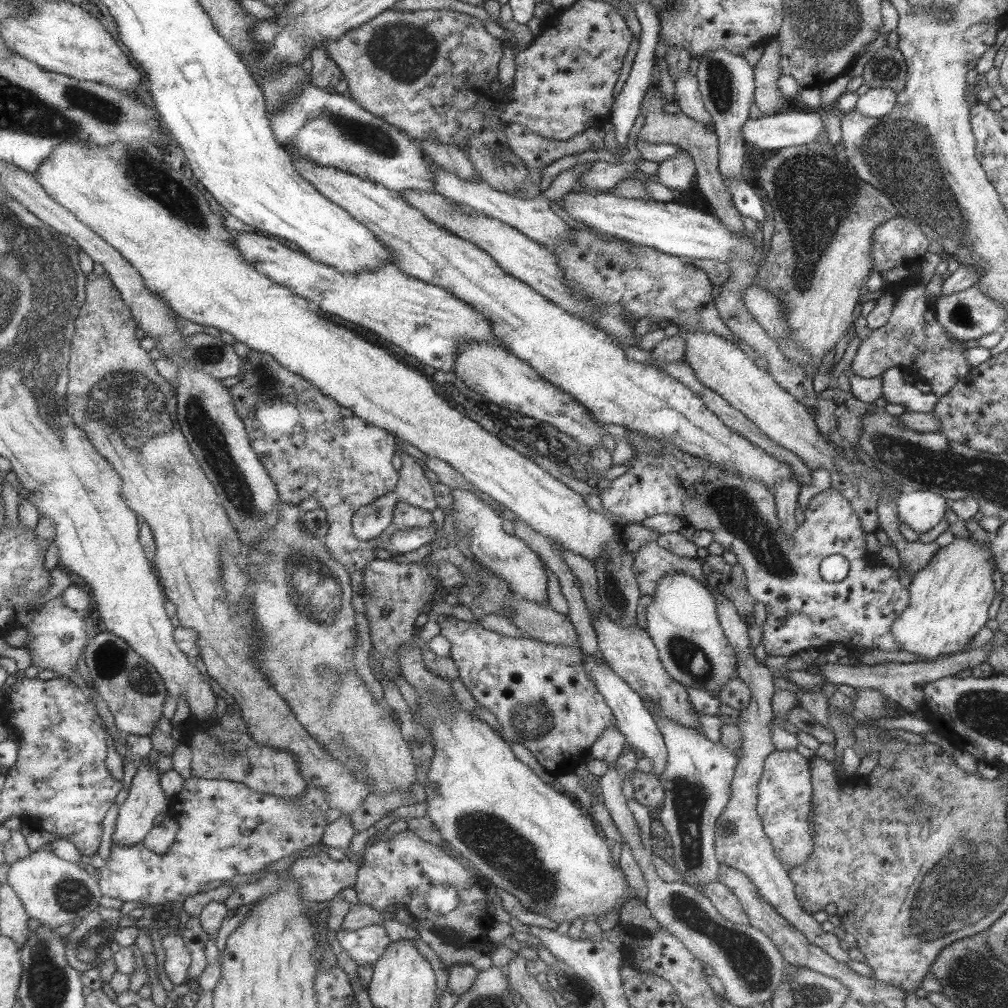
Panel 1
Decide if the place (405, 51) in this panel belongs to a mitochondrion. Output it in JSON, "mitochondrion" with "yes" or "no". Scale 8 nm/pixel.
{"mitochondrion":"yes"}

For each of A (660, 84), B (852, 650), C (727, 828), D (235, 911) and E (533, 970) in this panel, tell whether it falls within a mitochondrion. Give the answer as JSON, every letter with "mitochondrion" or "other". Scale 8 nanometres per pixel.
{"A":"other","B":"other","C":"mitochondrion","D":"other","E":"other"}

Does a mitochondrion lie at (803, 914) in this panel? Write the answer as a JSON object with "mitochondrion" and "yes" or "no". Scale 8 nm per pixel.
{"mitochondrion":"no"}

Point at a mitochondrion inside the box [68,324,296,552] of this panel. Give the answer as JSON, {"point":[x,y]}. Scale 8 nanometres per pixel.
{"point":[125,402]}

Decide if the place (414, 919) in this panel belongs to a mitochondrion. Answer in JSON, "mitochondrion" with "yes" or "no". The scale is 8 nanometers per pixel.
{"mitochondrion":"no"}

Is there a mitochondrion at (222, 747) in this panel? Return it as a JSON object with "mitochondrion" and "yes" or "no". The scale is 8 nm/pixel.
{"mitochondrion":"yes"}

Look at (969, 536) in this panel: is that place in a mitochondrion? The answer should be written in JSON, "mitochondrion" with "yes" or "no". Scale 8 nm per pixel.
{"mitochondrion":"no"}

